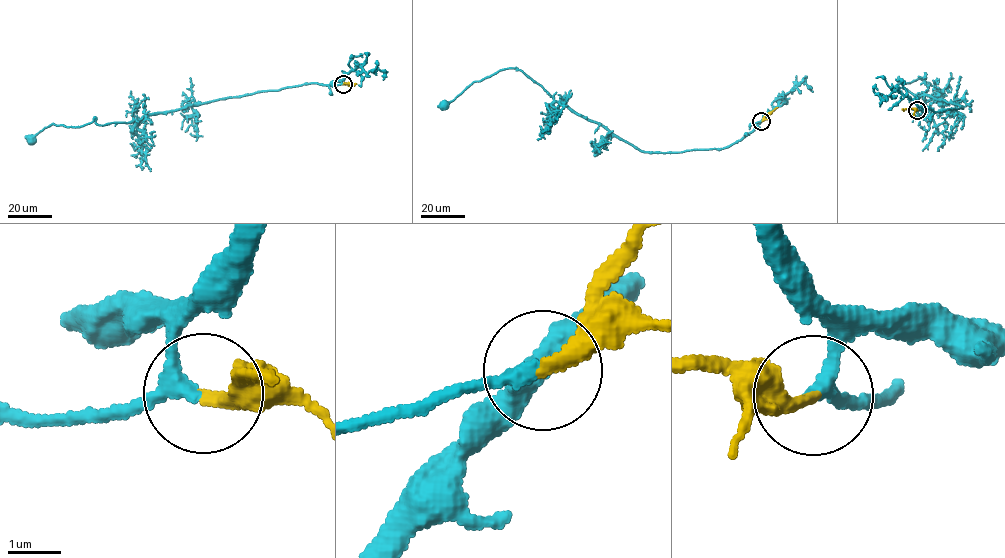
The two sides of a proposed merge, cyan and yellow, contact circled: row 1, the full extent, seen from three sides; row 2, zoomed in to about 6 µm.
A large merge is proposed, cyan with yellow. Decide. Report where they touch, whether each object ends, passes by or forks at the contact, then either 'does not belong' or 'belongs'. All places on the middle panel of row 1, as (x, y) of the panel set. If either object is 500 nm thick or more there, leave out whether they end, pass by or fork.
place (761, 121); cyan passes by; yellow ends; belongs

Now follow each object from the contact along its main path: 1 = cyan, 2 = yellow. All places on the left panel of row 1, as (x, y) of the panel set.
1: (343, 84), (258, 91), (125, 123), (100, 125), (96, 117), (77, 127), (52, 123), (31, 139)
2: (343, 83), (356, 84)

